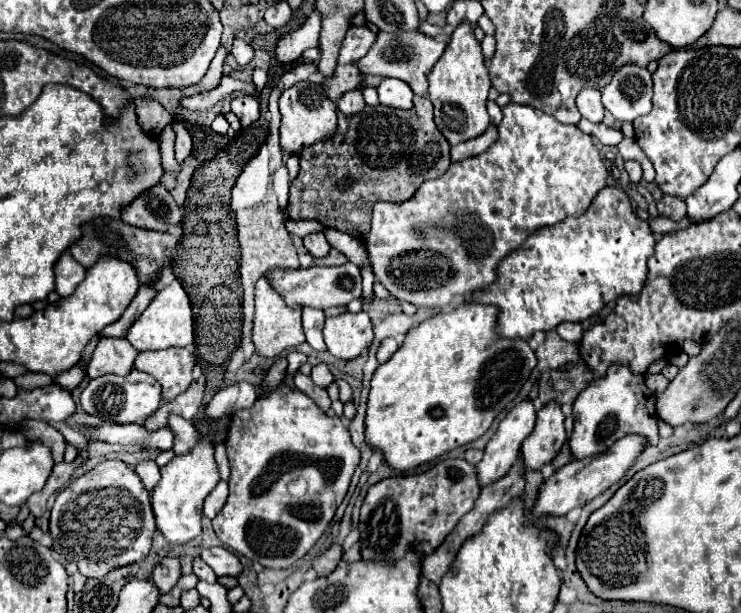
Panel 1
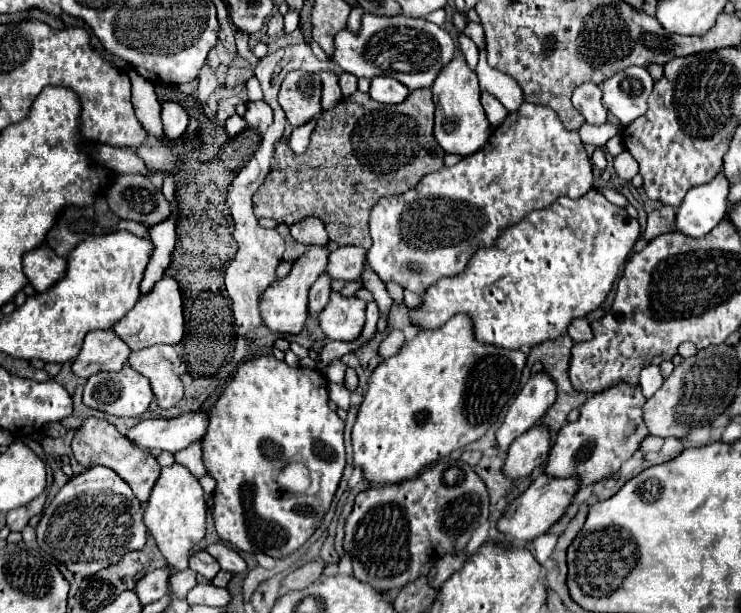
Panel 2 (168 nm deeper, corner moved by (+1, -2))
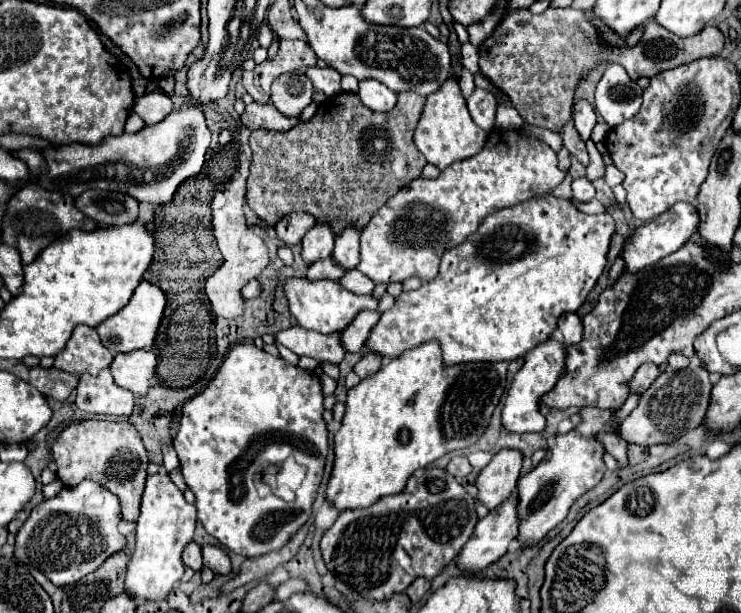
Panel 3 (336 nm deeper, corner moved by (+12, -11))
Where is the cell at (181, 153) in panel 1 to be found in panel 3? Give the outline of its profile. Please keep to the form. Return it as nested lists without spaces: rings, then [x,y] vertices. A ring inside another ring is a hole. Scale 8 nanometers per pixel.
[[[148,93],[134,103],[134,113],[138,113],[146,125],[158,125],[172,113],[174,105],[166,93]]]

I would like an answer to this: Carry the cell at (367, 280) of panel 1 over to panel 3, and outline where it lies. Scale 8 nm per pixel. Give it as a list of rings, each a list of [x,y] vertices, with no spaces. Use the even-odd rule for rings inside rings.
[[[360,311],[356,315],[356,319],[342,331],[340,343],[342,343],[344,351],[360,353],[372,327],[378,323],[378,319],[380,319],[380,315],[376,311]]]

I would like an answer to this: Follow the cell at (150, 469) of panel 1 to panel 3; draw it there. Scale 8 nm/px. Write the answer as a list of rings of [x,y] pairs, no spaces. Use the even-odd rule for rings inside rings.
[[[76,421],[60,433],[52,453],[58,465],[58,475],[66,487],[76,487],[82,479],[94,479],[120,497],[124,521],[138,519],[140,497],[146,483],[148,455],[138,431],[128,421]]]

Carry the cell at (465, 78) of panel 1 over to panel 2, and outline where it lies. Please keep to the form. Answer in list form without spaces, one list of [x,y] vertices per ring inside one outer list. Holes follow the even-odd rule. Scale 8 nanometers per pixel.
[[[457,54],[443,70],[441,74],[435,78],[433,86],[433,102],[435,102],[435,140],[439,142],[439,146],[447,152],[447,154],[459,154],[459,156],[467,156],[467,154],[475,154],[483,144],[487,144],[493,126],[489,124],[485,110],[479,102],[481,90],[479,90],[479,82],[477,82],[477,74],[473,70],[469,70],[463,54]]]

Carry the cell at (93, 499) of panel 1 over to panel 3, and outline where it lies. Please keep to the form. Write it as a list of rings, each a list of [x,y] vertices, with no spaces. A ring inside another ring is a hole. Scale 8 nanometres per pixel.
[[[84,479],[76,487],[66,487],[54,499],[46,499],[32,509],[30,517],[26,519],[26,523],[20,527],[20,531],[16,535],[14,555],[22,563],[40,569],[54,585],[60,585],[60,587],[72,585],[72,583],[80,581],[84,575],[94,573],[110,555],[124,549],[126,537],[118,531],[120,521],[122,521],[120,499],[112,491],[102,487],[100,483],[96,483],[92,479]]]

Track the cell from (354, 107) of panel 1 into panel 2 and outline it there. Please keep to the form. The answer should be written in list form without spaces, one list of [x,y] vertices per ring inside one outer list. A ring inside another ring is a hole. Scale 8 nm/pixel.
[[[343,72],[343,74],[339,76],[339,86],[341,86],[343,96],[347,98],[347,96],[351,96],[351,94],[357,90],[357,78],[351,76],[351,74],[347,74],[347,72]]]

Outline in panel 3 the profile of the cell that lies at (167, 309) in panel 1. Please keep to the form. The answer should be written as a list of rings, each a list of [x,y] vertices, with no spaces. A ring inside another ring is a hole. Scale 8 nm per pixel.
[[[142,281],[130,303],[118,311],[116,315],[112,315],[112,319],[106,319],[104,323],[100,323],[100,327],[96,329],[100,339],[102,339],[102,345],[106,349],[110,349],[112,353],[132,353],[132,351],[138,351],[138,349],[152,349],[152,345],[156,343],[156,333],[158,333],[158,327],[162,323],[162,317],[164,317],[164,309],[166,309],[166,293],[148,283],[148,281]]]

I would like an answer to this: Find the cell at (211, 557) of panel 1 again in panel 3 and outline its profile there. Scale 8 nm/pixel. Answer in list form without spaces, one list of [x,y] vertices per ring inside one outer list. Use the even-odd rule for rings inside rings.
[[[206,545],[206,547],[202,547],[202,555],[204,555],[204,565],[208,569],[212,569],[216,575],[228,575],[232,571],[230,569],[230,557],[220,547]]]

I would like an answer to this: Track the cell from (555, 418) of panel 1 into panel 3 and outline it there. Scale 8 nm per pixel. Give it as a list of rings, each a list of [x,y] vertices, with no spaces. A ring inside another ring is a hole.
[[[500,449],[476,479],[478,499],[488,509],[496,509],[508,499],[518,483],[524,455],[518,449]]]

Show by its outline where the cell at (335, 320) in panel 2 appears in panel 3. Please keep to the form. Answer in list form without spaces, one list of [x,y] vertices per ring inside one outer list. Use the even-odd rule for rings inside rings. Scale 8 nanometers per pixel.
[[[288,279],[286,281],[286,299],[290,303],[290,311],[300,327],[306,331],[318,331],[322,335],[342,333],[352,319],[364,309],[376,309],[378,301],[372,295],[354,295],[340,287],[334,281],[308,281],[308,279]]]

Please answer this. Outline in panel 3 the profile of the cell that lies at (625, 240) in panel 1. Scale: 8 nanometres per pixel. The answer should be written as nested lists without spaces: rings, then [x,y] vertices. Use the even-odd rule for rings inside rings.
[[[554,195],[488,215],[478,231],[460,247],[444,253],[436,279],[422,283],[416,291],[396,297],[396,305],[380,317],[366,345],[382,357],[398,357],[406,349],[438,339],[446,365],[468,361],[512,361],[524,357],[536,345],[552,337],[556,323],[564,313],[576,313],[584,305],[606,267],[614,231],[616,223],[608,213],[586,215],[572,201]]]

